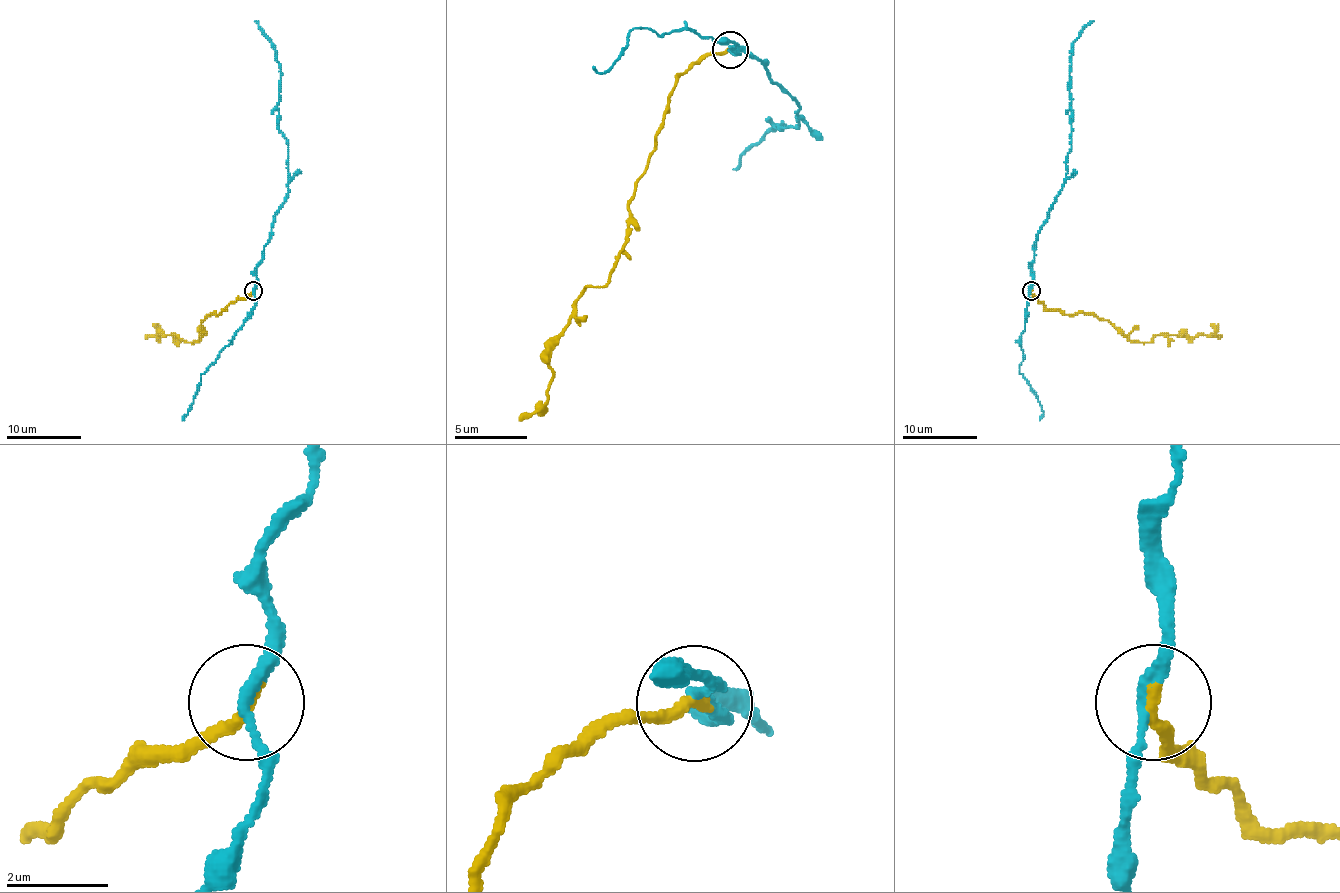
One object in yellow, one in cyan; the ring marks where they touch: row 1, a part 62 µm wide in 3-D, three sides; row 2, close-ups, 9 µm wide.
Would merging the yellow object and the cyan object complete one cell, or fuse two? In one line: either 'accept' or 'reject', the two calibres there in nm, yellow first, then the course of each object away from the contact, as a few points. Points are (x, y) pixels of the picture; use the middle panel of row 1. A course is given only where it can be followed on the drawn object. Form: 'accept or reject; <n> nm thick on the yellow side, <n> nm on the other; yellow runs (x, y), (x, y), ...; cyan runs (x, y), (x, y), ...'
reject; 260 nm thick on the yellow side, 200 nm on the other; yellow runs (729, 49), (700, 56), (675, 81), (613, 273), (581, 295), (552, 349), (548, 400), (519, 421); cyan runs (729, 49), (755, 56), (798, 106), (798, 128), (780, 128), (784, 125), (773, 128), (740, 157), (737, 172)

